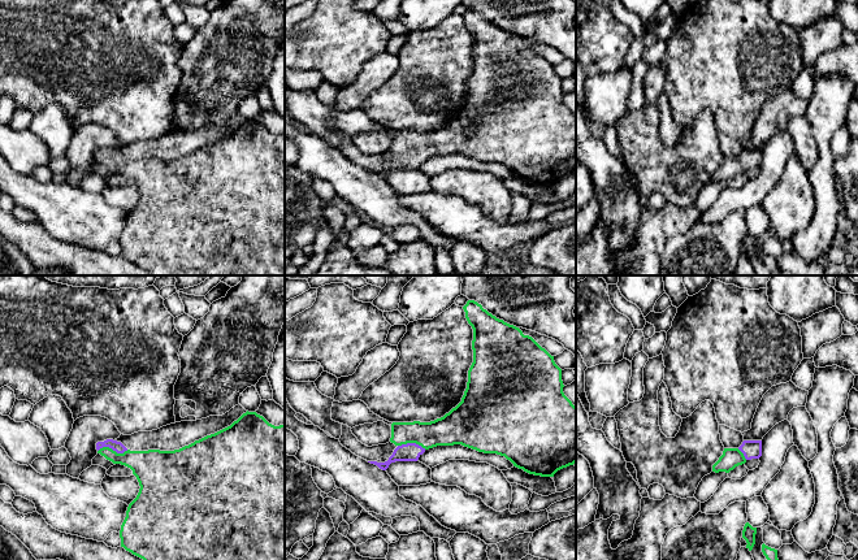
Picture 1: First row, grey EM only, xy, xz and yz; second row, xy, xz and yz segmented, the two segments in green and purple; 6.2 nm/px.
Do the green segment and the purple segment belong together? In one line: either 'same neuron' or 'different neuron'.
same neuron

